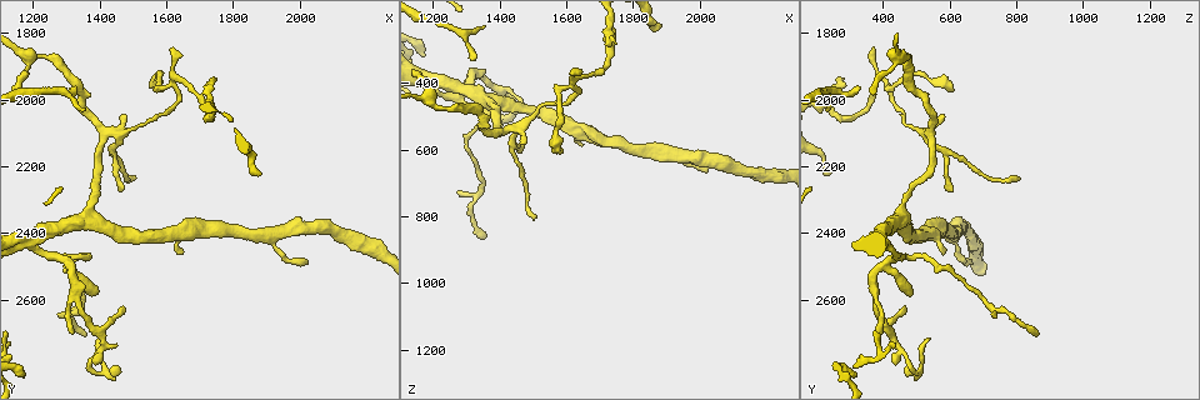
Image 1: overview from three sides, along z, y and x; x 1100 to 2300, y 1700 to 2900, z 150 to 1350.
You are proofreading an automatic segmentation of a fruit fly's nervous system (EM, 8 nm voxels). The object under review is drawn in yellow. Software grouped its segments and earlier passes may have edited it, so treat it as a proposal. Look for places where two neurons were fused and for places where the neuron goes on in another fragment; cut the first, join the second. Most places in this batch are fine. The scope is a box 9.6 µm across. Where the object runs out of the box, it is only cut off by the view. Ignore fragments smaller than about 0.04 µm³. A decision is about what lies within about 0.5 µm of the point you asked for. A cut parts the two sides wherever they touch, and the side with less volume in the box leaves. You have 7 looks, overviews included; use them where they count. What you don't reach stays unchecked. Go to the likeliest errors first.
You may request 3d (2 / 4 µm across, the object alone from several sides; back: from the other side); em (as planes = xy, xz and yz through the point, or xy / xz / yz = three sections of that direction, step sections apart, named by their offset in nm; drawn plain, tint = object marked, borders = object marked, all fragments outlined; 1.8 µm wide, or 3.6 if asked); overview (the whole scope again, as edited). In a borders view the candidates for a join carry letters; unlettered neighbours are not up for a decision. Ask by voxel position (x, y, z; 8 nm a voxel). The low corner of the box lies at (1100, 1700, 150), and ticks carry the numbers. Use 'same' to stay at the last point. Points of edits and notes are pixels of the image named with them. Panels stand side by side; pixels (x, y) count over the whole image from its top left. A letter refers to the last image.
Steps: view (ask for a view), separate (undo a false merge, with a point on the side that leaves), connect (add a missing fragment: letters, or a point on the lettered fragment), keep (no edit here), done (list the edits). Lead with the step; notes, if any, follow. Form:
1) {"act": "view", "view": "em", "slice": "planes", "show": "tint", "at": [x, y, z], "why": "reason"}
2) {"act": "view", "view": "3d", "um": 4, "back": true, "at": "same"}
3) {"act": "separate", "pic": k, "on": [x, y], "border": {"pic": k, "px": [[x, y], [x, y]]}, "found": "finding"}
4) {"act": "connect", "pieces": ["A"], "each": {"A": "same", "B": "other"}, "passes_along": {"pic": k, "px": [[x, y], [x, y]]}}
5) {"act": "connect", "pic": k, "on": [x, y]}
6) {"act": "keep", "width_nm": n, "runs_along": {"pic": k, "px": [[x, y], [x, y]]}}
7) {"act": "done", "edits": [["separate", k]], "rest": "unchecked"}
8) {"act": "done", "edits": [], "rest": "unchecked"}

{"act": "view", "view": "3d", "um": 4, "at": [1210, 1880, 480], "why": "abrupt turn"}

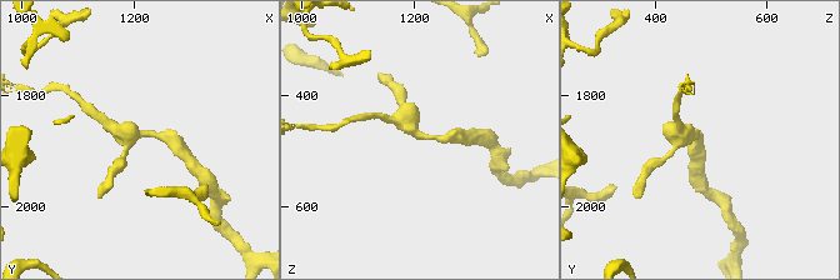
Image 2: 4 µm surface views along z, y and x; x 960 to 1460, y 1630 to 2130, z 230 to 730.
{"act": "view", "view": "em", "slice": "yz", "step": 16, "show": "tint", "at": [1215, 1875, 475]}

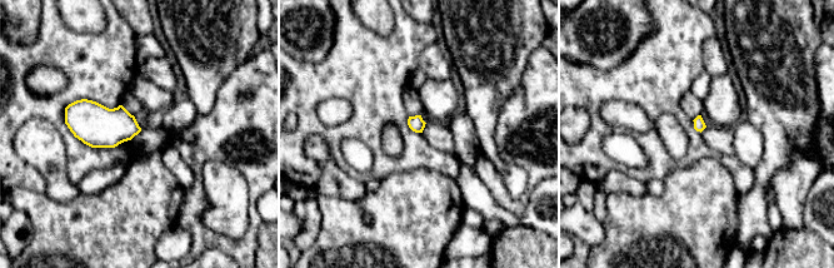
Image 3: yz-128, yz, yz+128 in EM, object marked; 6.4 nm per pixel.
{"act": "view", "view": "em", "slice": "planes", "show": "borders", "at": "same"}

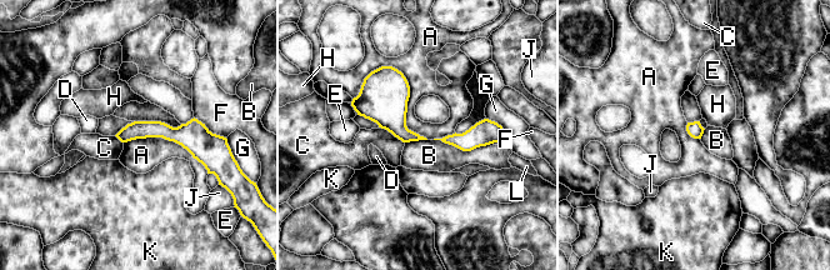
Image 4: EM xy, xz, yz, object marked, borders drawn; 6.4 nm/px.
{"act": "keep", "longest_contact_nm": ["A", 600], "each": {"A": "other", "B": "other", "C": "other", "D": "other", "E": "other", "F": "other", "G": "other", "H": "other", "J": "other", "K": "other", "L": "other"}, "border": {"pic": 4, "px": [[371, 70], [428, 139]]}, "found": "one neuron here"}

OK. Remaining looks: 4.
{"act": "view", "view": "3d", "um": 2, "at": [2020, 2480, 660], "why": "tapers out"}

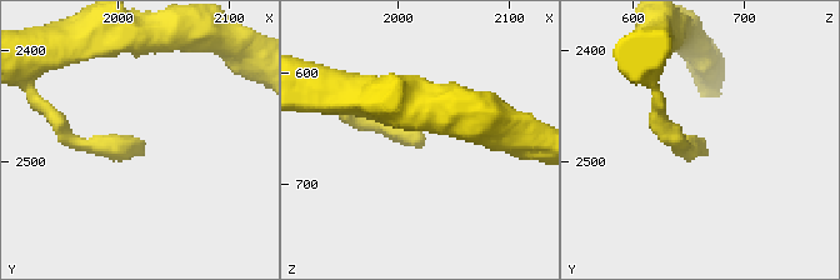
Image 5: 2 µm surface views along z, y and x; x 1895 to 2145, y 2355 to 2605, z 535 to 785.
{"act": "view", "view": "em", "slice": "yz", "step": 16, "show": "borders", "at": [2020, 2484, 664], "why": "now the EM"}

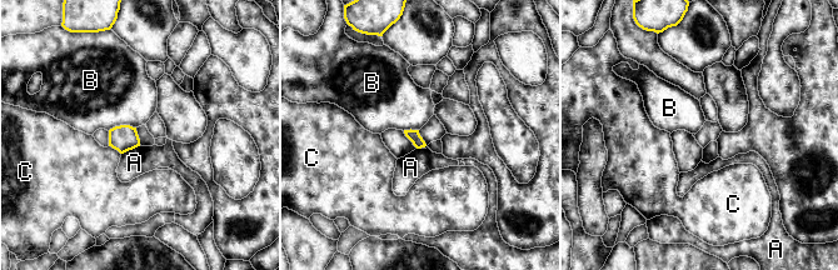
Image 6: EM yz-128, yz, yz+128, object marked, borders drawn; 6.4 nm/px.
{"act": "view", "view": "em", "slice": "xz", "step": 4, "show": "borders", "at": "same"}

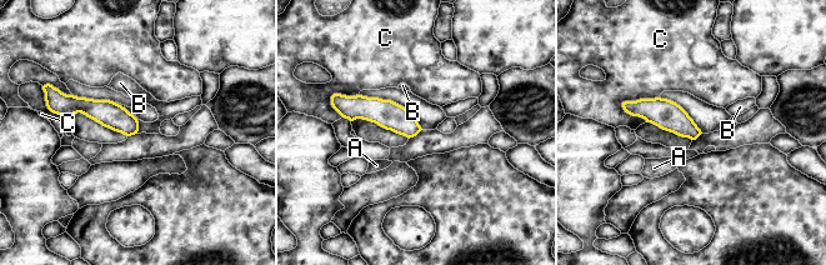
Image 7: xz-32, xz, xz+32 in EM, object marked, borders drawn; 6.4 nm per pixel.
{"act": "keep", "longest_contact_nm": ["C", 260], "each": {"A": "other", "B": "other", "C": "other"}, "runs_along": {"pic": 7, "px": [[345, 113], [381, 111], [416, 129]]}, "found": "none of them fits"}

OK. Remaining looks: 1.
{"act": "view", "view": "em", "slice": "planes", "show": "borders", "at": [1510, 2230, 800], "why": "an open end"}

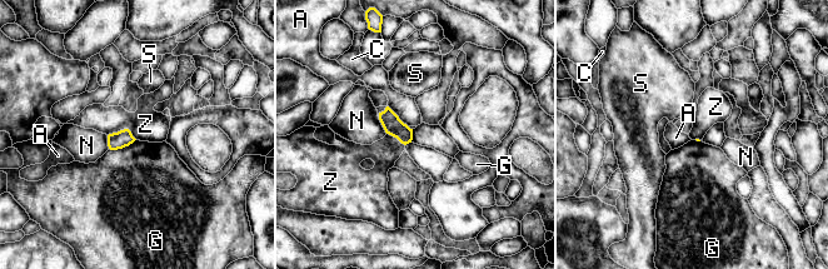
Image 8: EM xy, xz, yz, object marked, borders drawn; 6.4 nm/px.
{"act": "keep", "each": {"A": "other", "C": "other", "G": "other", "N": "other", "S": "other", "Z": "other"}, "border": {"pic": 8, "px": [[108, 134], [128, 129], [136, 139]]}, "found": "no lettered fragment goes on from it"}

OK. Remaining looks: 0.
{"act": "done", "edits": [], "rest": "unchecked"}

